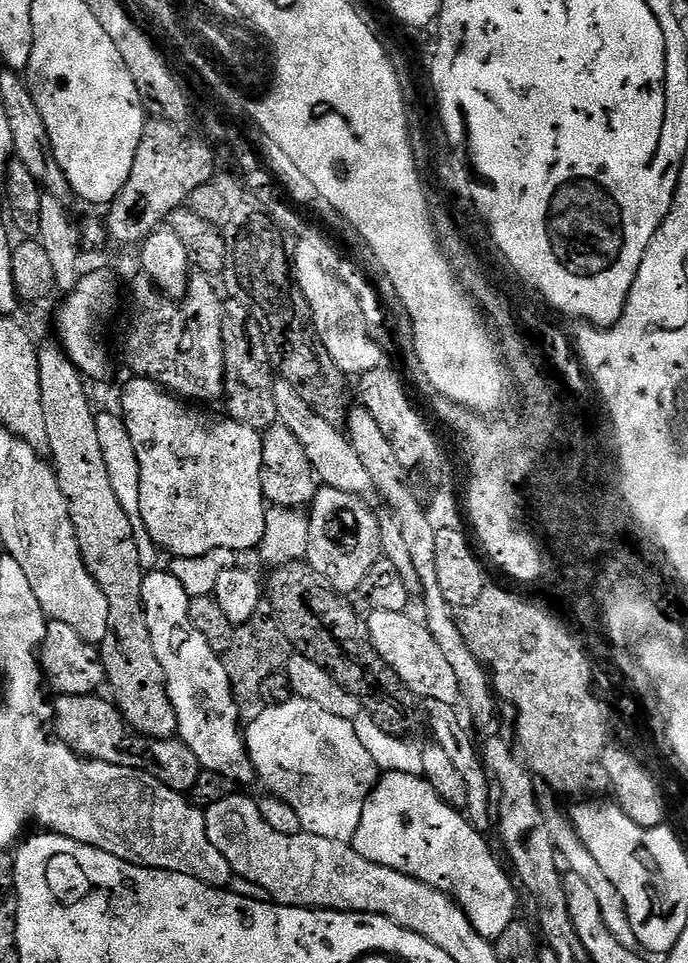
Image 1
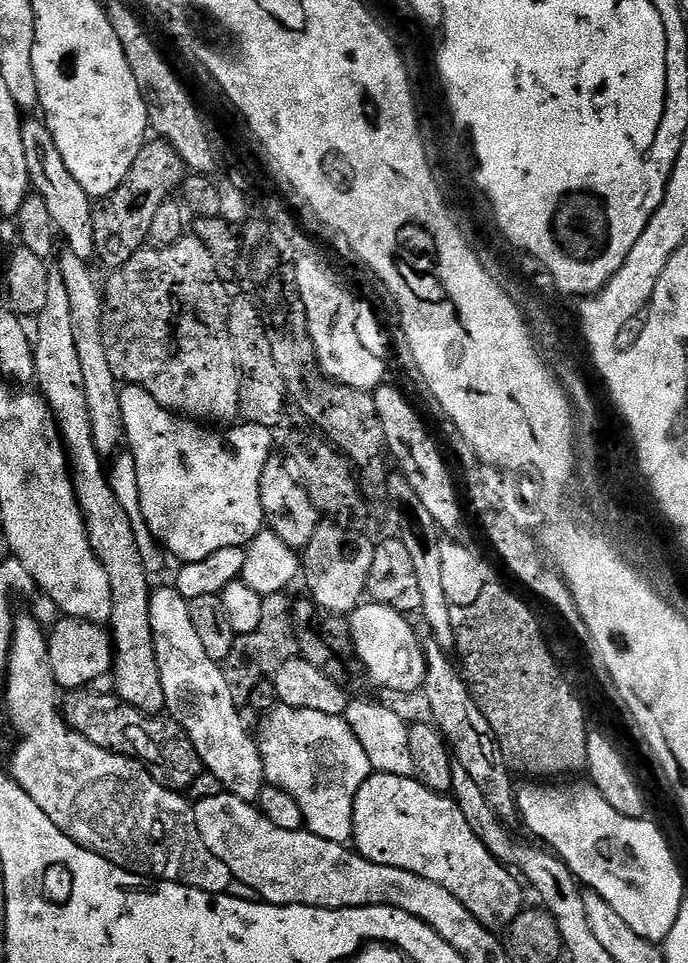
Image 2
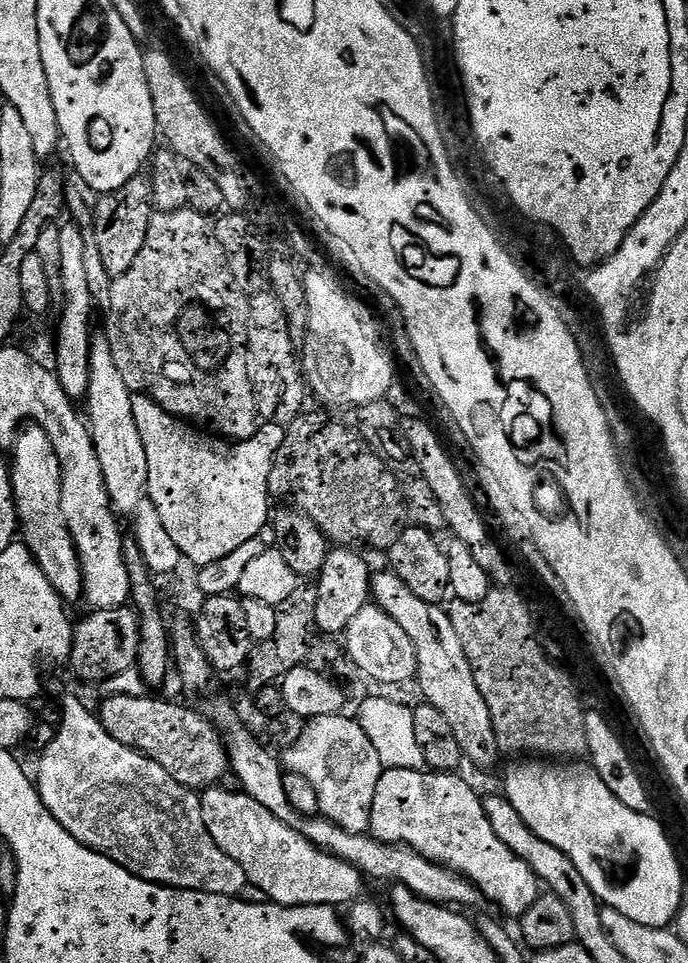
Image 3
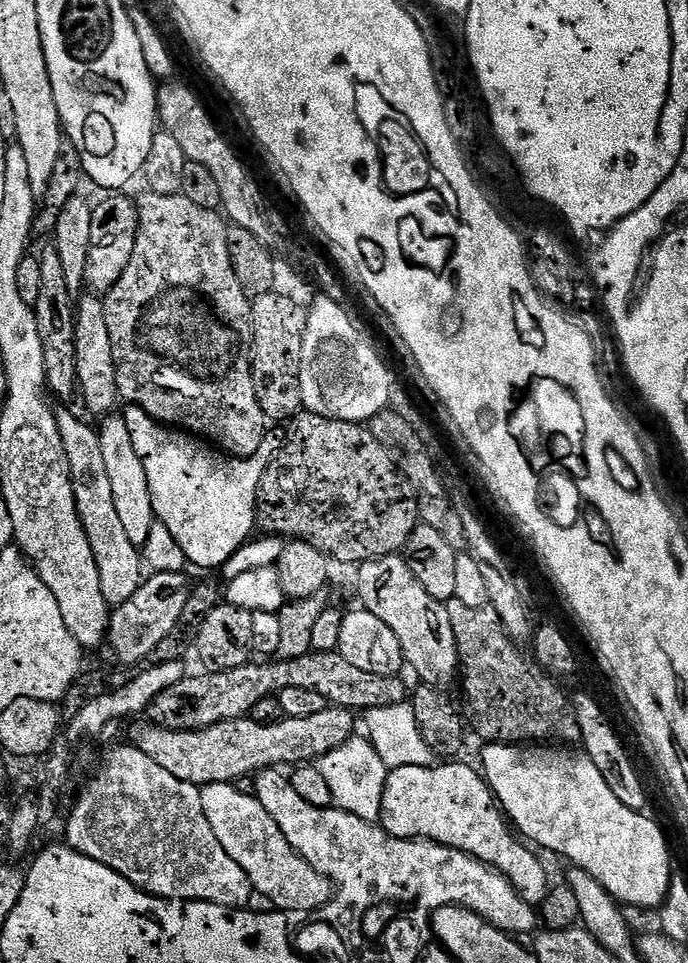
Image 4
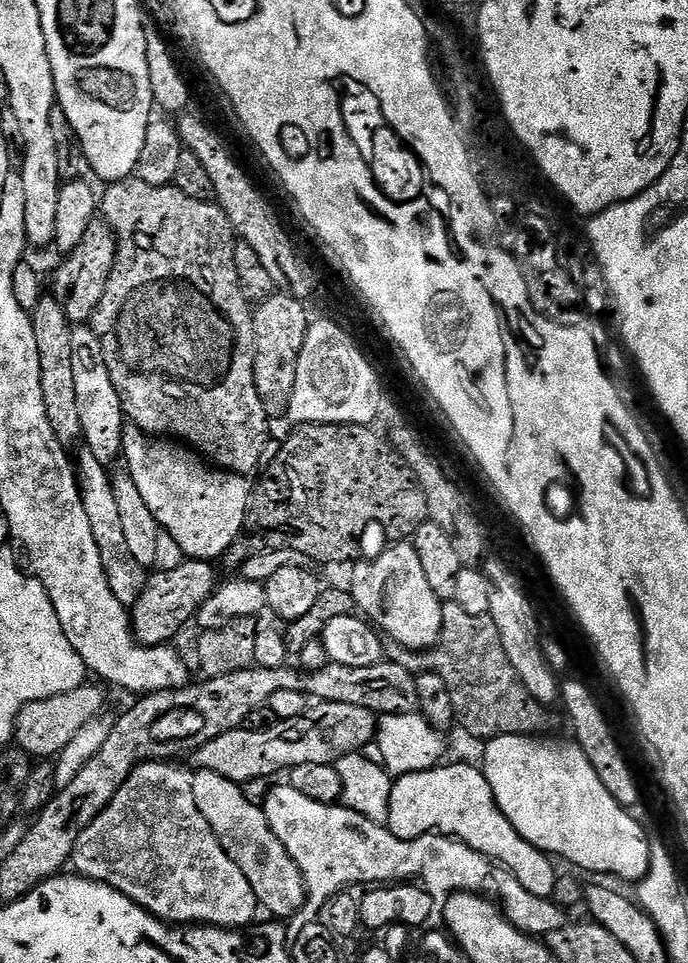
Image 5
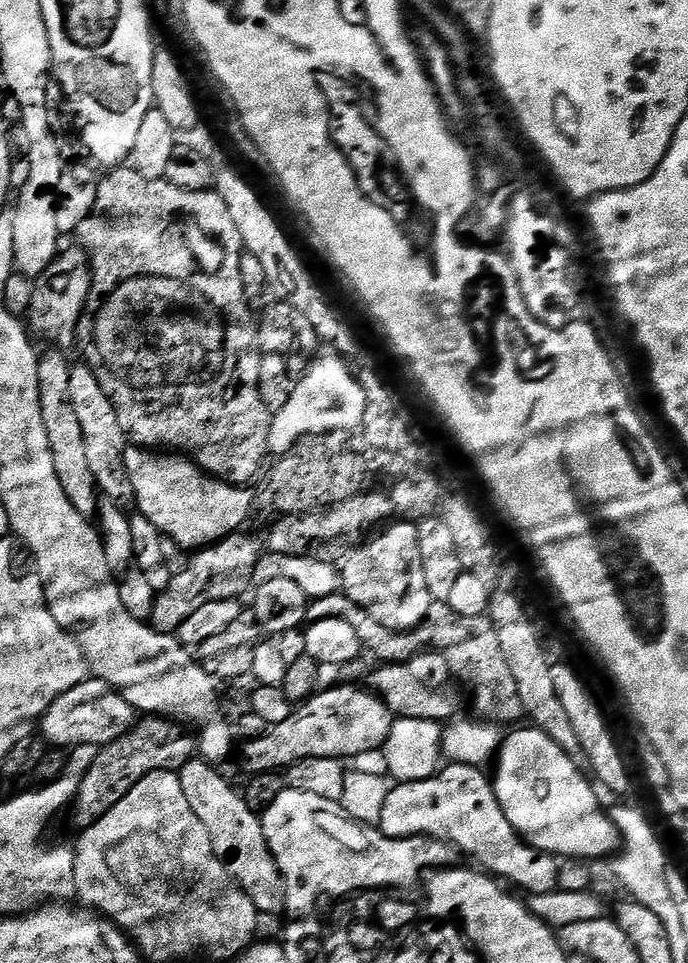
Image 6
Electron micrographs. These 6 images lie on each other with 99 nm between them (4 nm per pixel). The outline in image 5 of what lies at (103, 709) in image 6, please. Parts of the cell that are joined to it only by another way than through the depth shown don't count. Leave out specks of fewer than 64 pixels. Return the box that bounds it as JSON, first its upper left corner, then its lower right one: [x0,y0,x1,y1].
[15,682,105,758]

